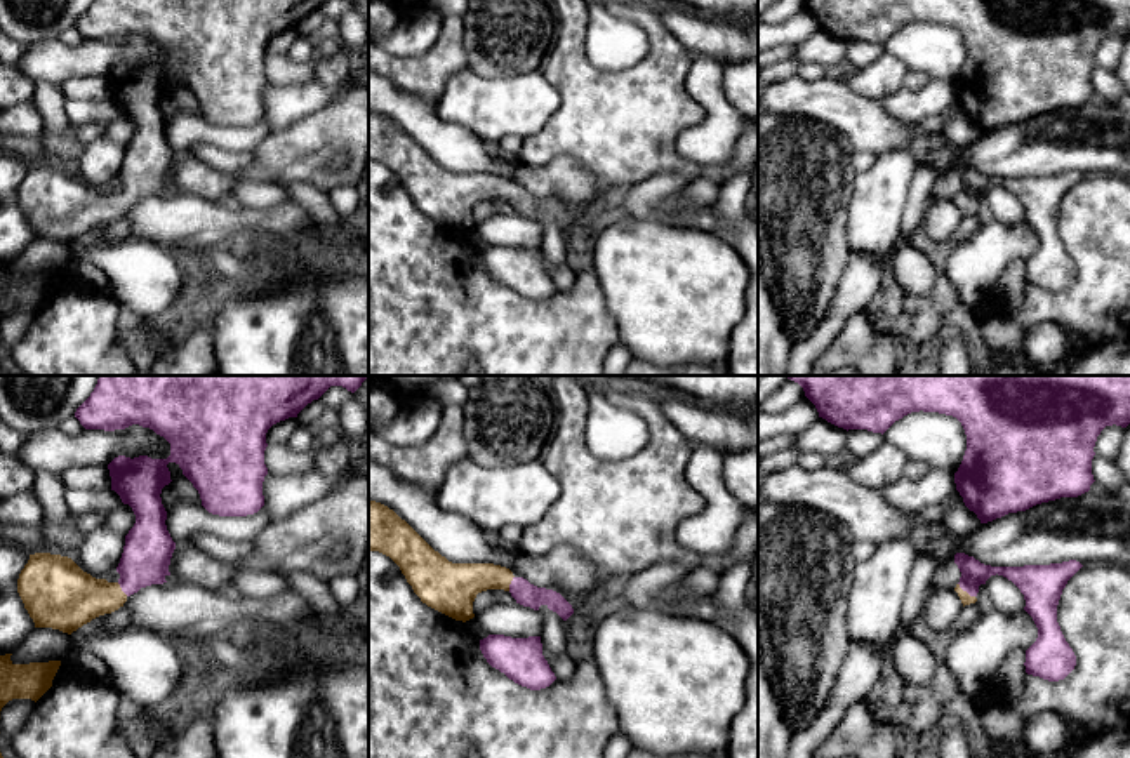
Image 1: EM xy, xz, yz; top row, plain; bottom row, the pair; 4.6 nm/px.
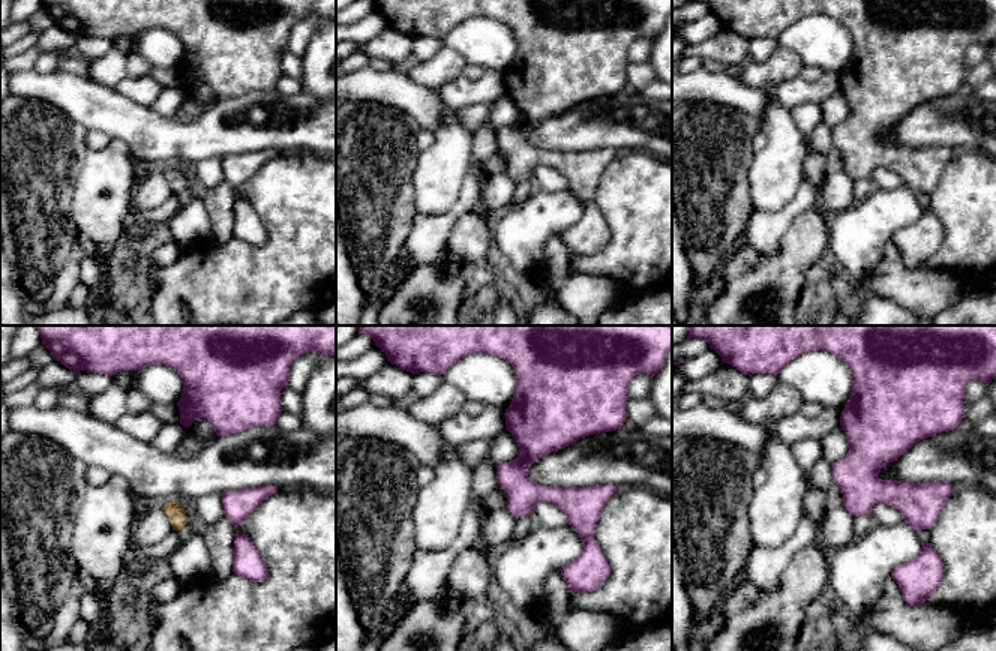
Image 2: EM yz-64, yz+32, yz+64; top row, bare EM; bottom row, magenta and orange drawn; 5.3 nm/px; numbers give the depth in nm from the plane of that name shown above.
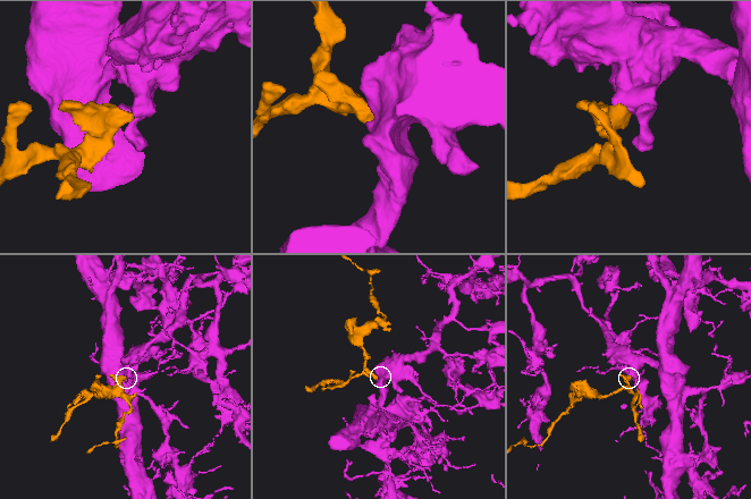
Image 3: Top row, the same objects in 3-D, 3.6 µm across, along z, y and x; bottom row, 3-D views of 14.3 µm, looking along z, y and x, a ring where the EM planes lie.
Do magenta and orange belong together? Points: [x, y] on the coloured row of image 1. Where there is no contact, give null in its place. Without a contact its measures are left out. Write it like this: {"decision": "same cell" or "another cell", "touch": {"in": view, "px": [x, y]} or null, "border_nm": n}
{"decision": "same cell", "touch": {"in": "yz", "px": [965, 590]}, "border_nm": 100}

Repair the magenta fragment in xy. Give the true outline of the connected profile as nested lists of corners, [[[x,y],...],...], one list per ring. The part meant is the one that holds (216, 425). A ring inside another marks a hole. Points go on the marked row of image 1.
[[[99,376],[90,396],[75,417],[85,429],[125,429],[132,424],[153,429],[170,443],[167,459],[118,455],[110,464],[111,490],[136,515],[125,535],[116,567],[120,579],[108,582],[83,572],[71,558],[50,553],[30,555],[19,574],[17,593],[35,628],[52,628],[71,635],[92,619],[123,607],[141,588],[167,582],[176,542],[172,541],[162,504],[162,489],[169,485],[169,462],[176,462],[198,490],[202,506],[219,516],[247,516],[264,506],[263,482],[268,429],[318,400],[330,386],[355,393],[369,376]]]

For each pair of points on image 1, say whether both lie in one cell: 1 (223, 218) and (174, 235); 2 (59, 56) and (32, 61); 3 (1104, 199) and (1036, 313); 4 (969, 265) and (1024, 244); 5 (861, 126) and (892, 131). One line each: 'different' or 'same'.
1: same
2: same
3: same
4: same
5: same

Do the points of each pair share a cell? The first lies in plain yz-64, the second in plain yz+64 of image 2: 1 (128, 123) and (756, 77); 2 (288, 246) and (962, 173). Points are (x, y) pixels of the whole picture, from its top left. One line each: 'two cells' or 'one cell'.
1: two cells
2: one cell

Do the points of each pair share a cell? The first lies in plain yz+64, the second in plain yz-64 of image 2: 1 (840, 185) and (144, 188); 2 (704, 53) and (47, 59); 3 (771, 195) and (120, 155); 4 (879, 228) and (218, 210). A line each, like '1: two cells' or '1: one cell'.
1: one cell
2: two cells
3: one cell
4: two cells

